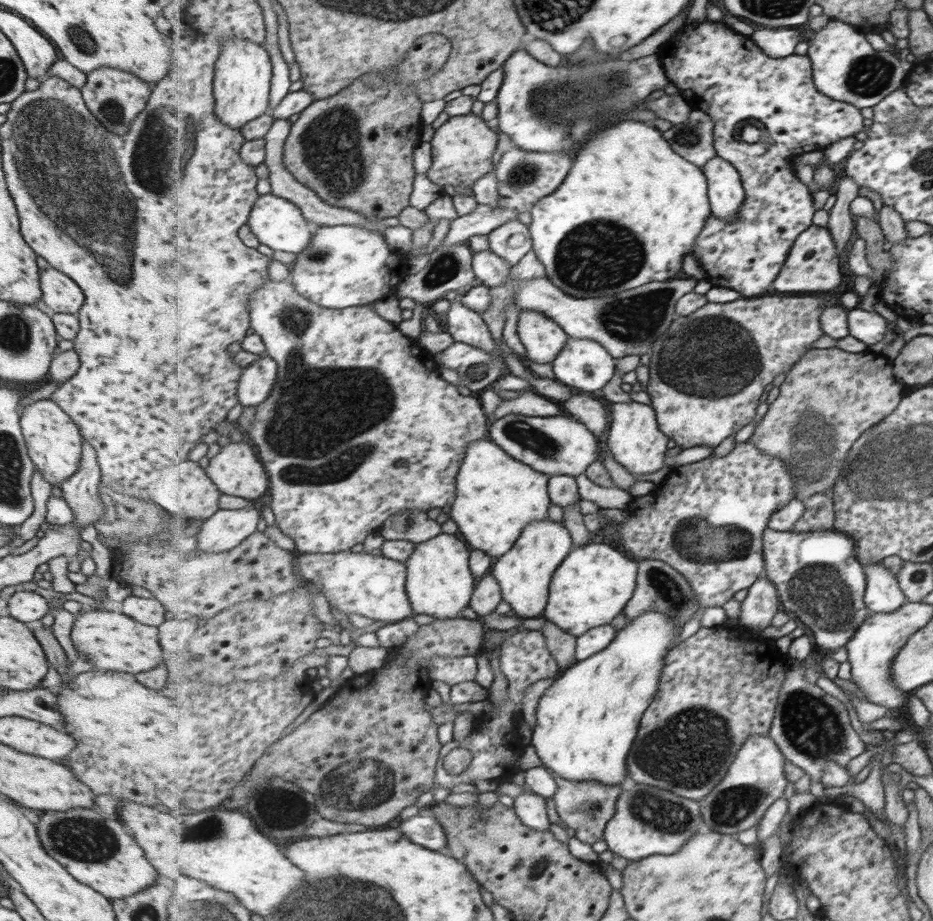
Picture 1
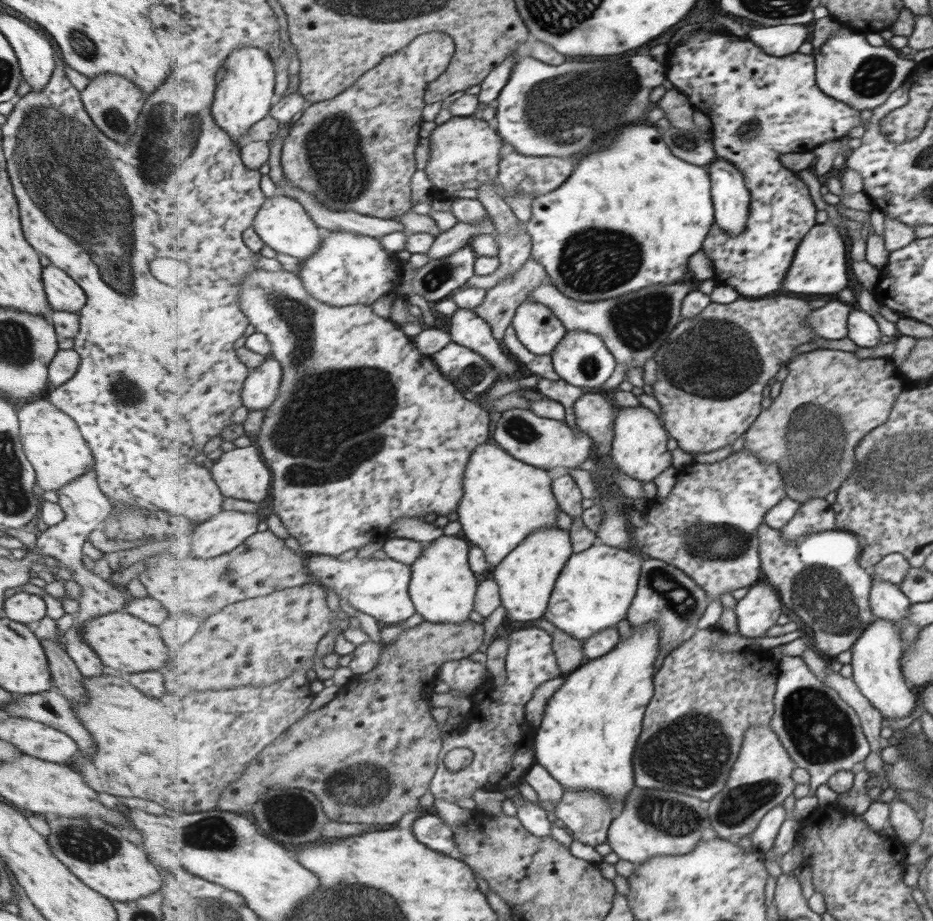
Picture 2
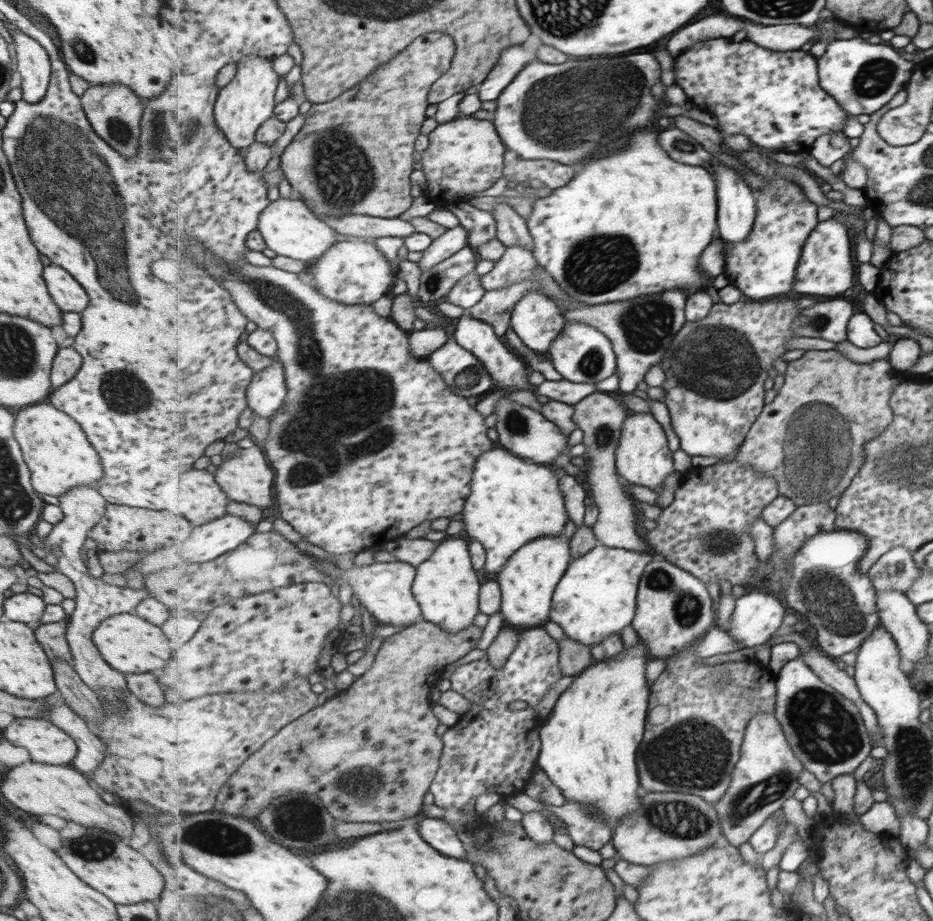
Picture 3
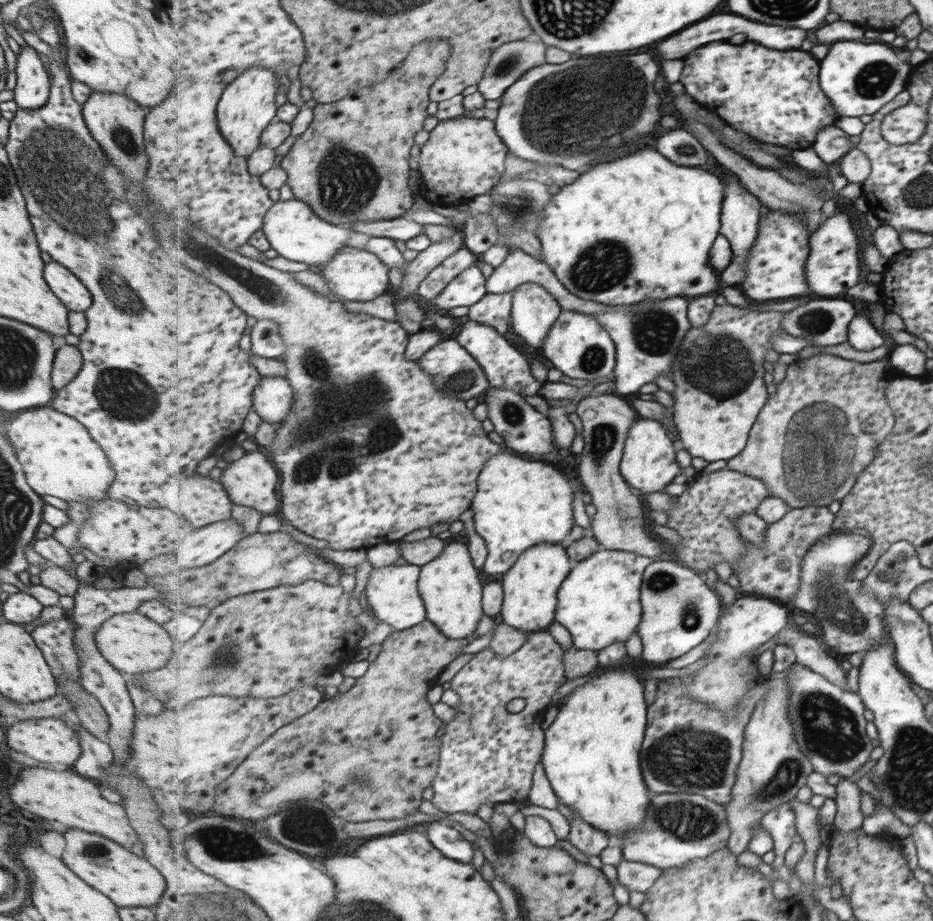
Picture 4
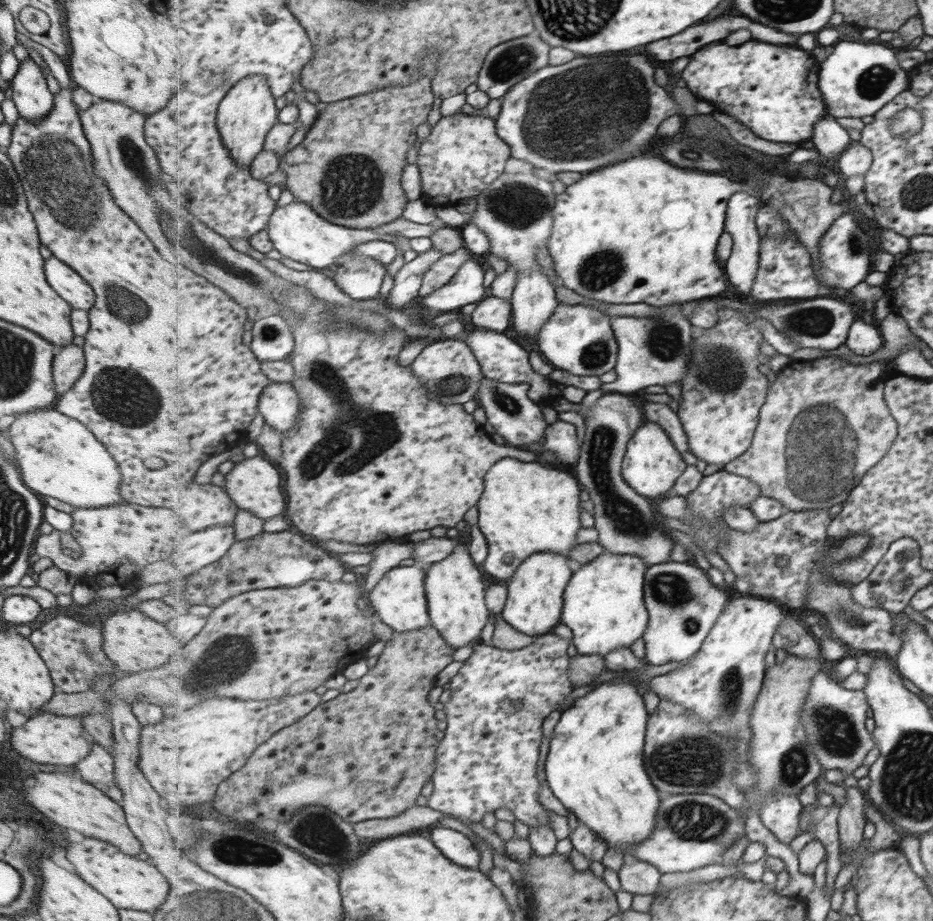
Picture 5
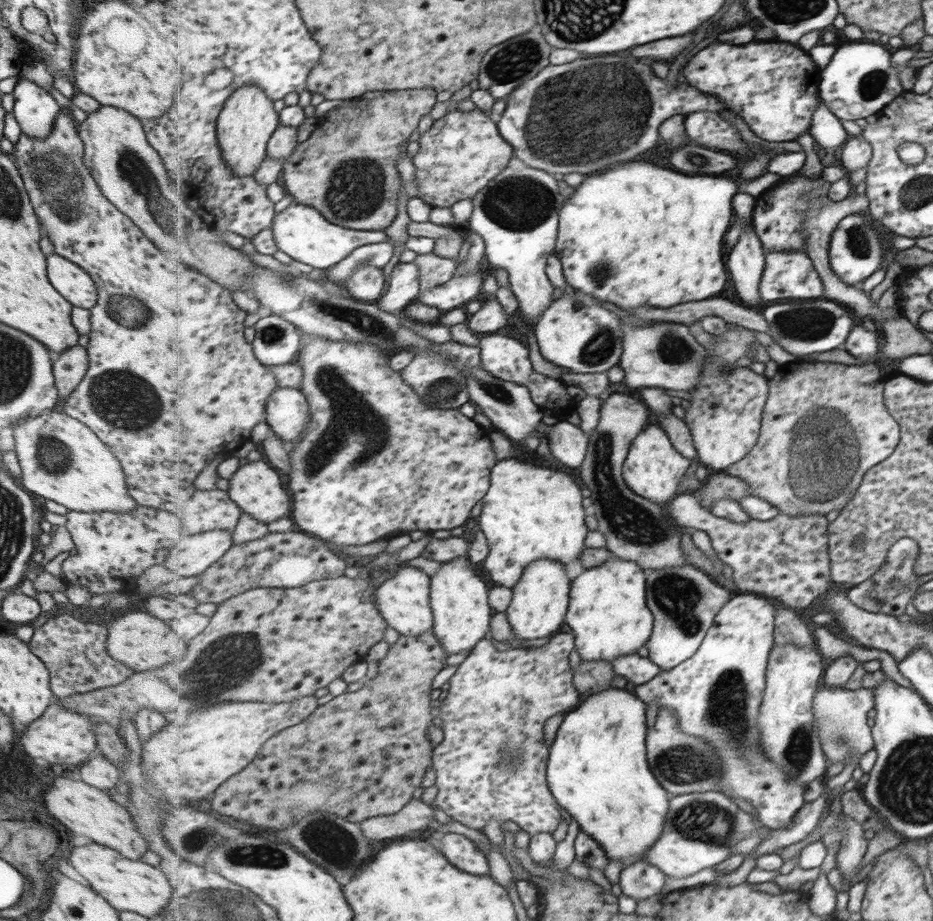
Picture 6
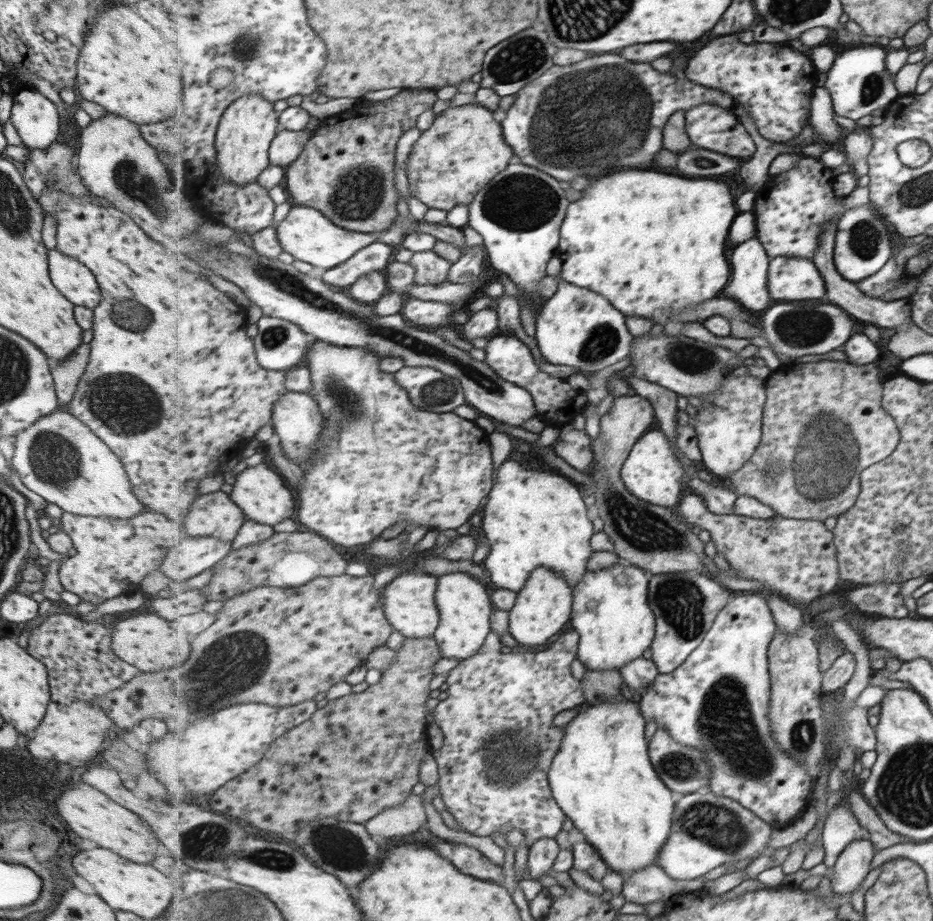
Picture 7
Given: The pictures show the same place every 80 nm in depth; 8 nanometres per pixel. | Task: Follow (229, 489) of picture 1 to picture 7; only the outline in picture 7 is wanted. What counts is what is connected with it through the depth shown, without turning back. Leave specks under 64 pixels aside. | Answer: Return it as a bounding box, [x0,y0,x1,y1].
[230,463,297,526]

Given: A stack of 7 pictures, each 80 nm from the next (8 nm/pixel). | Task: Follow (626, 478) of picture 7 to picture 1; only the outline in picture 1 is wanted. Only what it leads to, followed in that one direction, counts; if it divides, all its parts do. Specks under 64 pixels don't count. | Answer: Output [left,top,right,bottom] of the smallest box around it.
[605,401,670,474]

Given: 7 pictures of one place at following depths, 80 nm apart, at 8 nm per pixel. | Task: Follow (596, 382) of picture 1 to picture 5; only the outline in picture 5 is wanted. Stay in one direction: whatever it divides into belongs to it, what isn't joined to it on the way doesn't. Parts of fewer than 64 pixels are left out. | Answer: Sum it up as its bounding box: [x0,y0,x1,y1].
[537,303,620,376]

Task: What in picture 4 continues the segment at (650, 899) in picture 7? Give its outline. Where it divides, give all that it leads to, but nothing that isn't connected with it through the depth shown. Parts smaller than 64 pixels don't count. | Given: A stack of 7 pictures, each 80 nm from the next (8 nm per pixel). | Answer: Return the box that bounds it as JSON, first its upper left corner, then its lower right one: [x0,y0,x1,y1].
[616,859,662,893]

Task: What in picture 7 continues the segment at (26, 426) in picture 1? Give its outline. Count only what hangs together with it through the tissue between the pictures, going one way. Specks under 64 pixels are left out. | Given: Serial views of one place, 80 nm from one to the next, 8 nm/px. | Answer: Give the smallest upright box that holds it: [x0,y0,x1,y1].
[13,412,145,519]

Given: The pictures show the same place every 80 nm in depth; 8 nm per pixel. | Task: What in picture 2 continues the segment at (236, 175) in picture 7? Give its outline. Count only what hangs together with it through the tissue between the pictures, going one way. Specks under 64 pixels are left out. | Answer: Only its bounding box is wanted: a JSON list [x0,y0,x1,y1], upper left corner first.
[212,47,276,144]

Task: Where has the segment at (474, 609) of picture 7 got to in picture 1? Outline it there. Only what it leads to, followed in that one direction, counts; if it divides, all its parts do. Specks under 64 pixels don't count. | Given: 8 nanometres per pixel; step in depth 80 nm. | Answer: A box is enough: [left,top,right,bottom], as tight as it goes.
[407,533,476,620]

